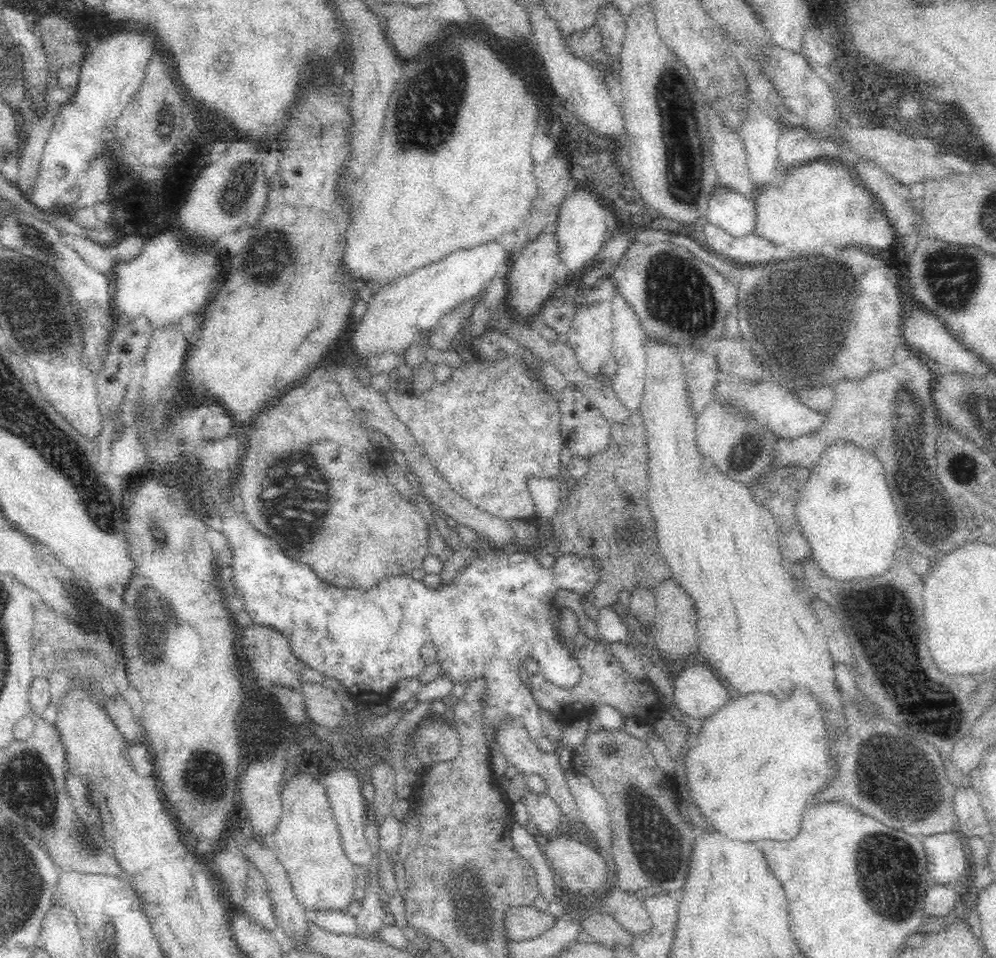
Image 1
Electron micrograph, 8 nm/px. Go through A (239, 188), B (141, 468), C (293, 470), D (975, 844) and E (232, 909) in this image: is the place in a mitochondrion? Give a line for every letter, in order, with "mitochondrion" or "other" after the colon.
A: mitochondrion
B: mitochondrion
C: mitochondrion
D: other
E: other

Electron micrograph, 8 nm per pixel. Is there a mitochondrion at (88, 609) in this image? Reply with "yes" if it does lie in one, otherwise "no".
no

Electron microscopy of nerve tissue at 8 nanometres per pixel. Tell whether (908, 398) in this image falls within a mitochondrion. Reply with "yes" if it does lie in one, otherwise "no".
yes

